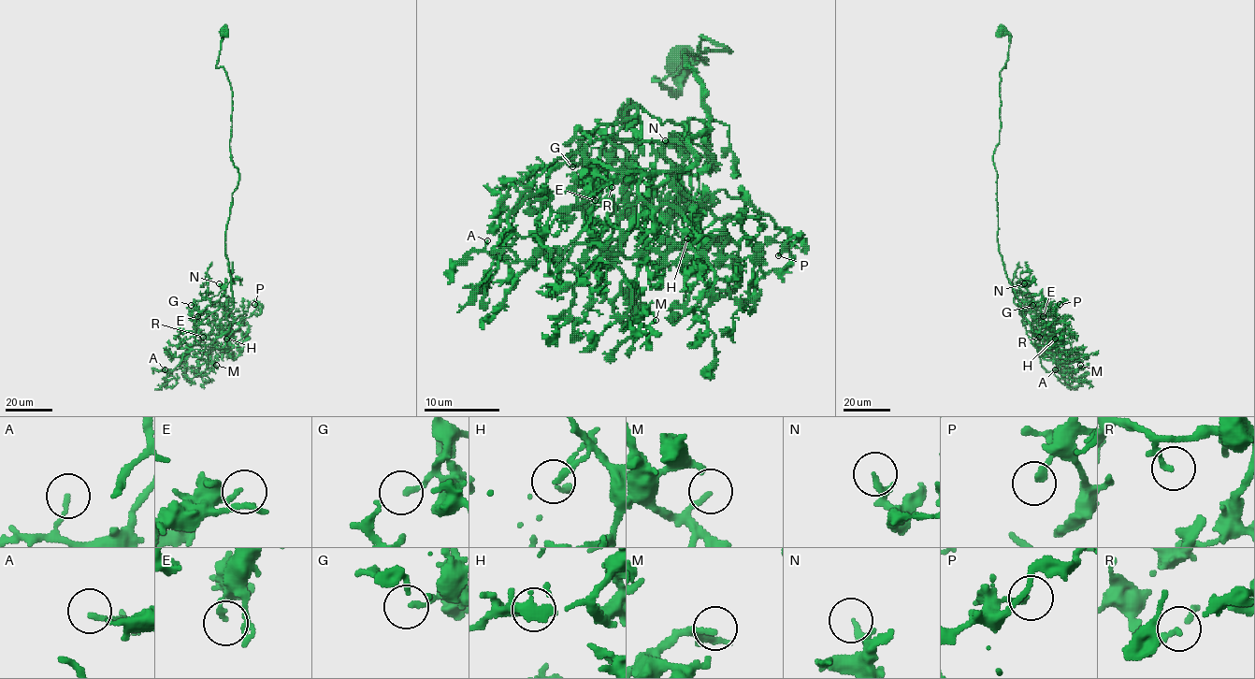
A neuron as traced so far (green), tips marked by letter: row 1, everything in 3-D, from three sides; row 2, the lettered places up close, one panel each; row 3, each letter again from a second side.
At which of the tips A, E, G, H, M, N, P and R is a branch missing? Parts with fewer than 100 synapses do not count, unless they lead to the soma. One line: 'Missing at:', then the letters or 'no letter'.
Missing at: no letter

